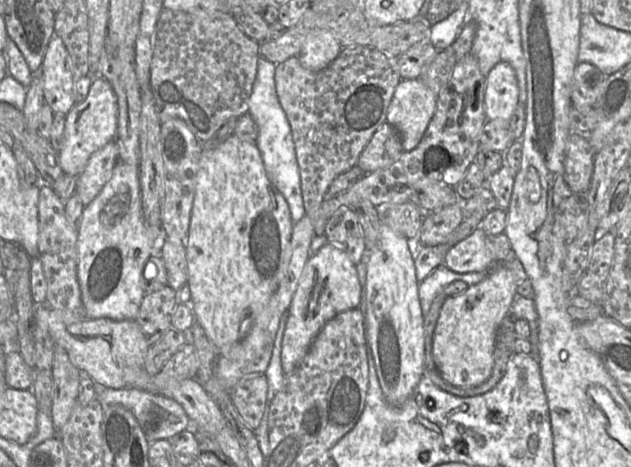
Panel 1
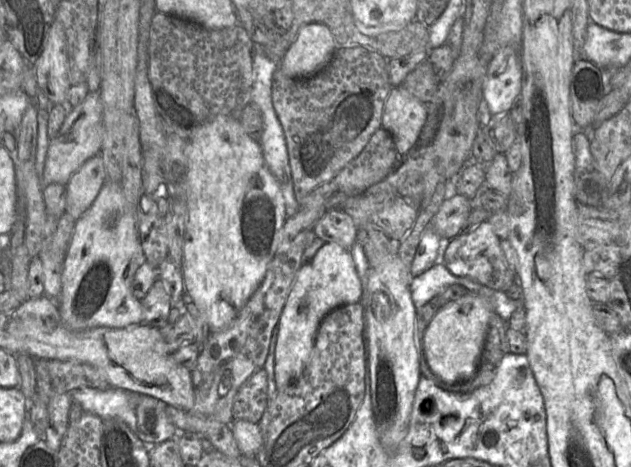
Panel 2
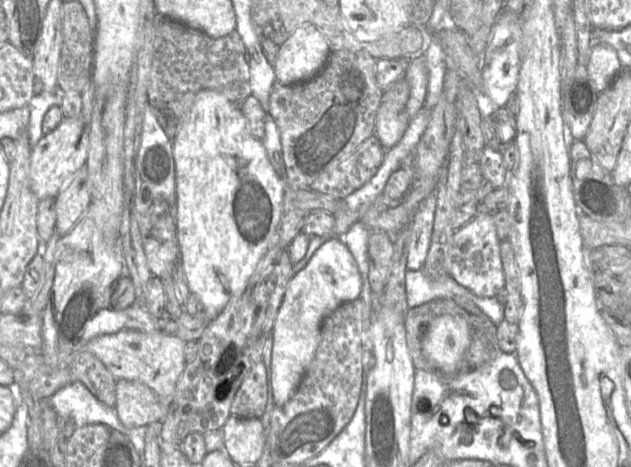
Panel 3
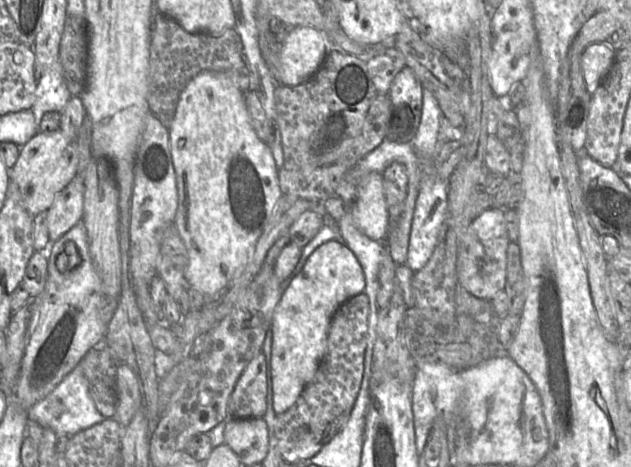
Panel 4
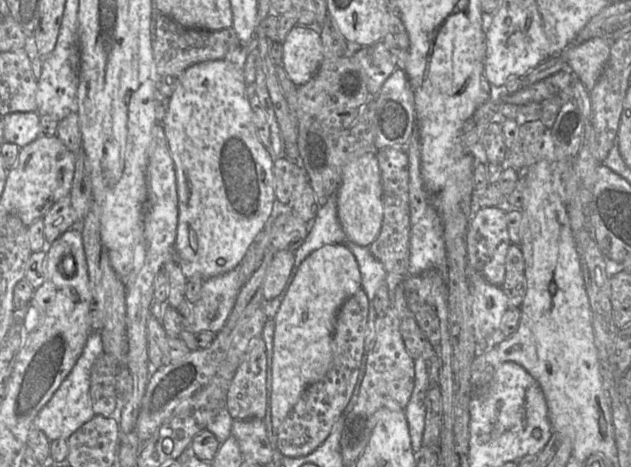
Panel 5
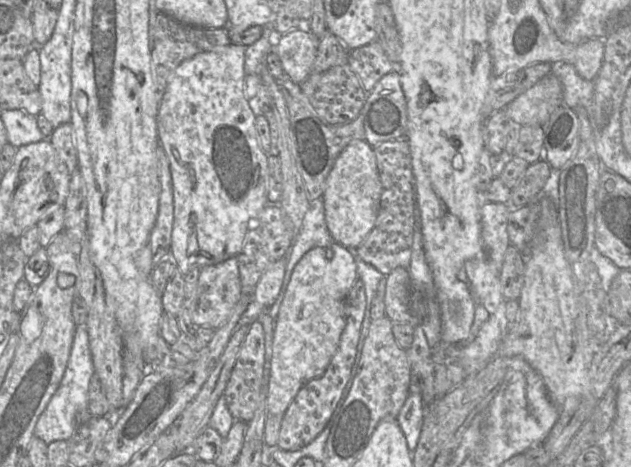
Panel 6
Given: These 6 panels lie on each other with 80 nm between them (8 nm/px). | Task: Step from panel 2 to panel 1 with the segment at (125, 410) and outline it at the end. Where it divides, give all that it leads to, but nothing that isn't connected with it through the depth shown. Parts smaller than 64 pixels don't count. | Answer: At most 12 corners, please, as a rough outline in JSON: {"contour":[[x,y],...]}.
{"contour":[[96,386],[103,406],[129,409],[149,443],[192,422],[173,399],[137,388]]}

